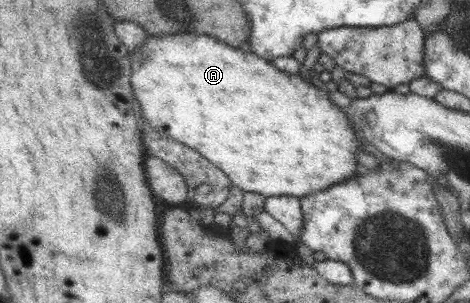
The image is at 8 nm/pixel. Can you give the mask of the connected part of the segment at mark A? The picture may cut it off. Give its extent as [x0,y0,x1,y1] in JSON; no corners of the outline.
[129,34,362,199]

